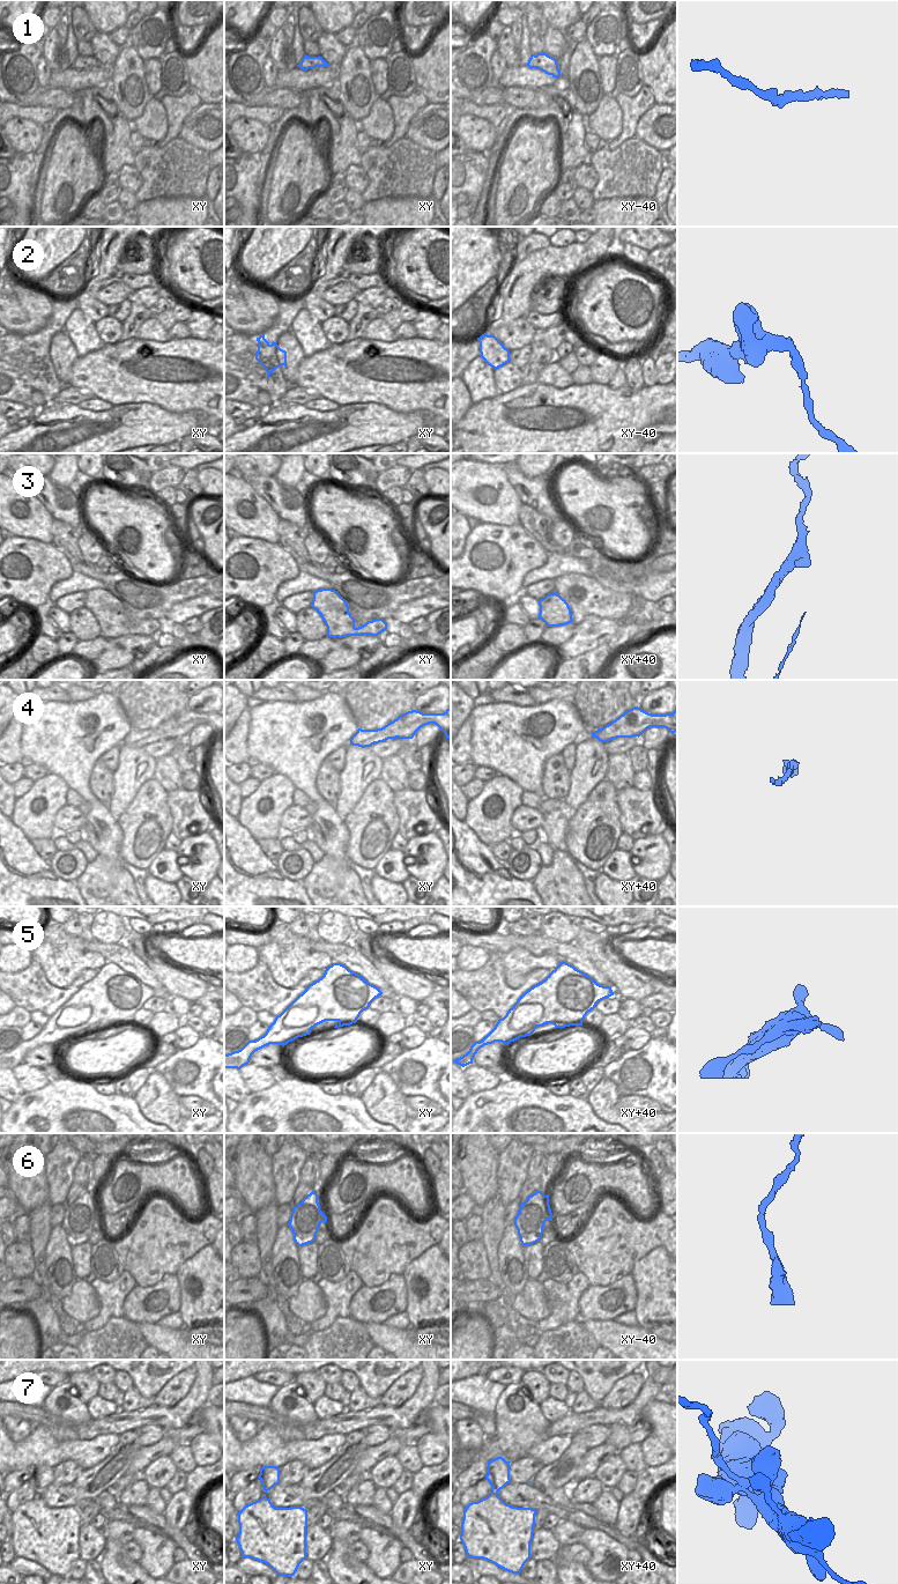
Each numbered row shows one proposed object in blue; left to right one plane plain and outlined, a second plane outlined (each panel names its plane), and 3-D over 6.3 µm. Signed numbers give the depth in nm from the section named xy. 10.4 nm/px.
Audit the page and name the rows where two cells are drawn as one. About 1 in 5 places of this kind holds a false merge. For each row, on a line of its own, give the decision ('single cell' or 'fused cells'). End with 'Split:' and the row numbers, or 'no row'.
1: fused cells
2: fused cells
3: fused cells
4: single cell
5: single cell
6: fused cells
7: fused cells
Split: 1, 2, 3, 6, 7

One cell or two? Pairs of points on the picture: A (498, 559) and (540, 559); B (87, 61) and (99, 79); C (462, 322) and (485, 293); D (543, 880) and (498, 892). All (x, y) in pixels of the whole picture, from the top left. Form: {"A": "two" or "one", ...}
{"A": "one", "B": "two", "C": "one", "D": "two"}

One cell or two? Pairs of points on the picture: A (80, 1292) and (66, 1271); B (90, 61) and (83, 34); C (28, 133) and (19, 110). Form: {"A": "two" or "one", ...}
{"A": "two", "B": "two", "C": "two"}

